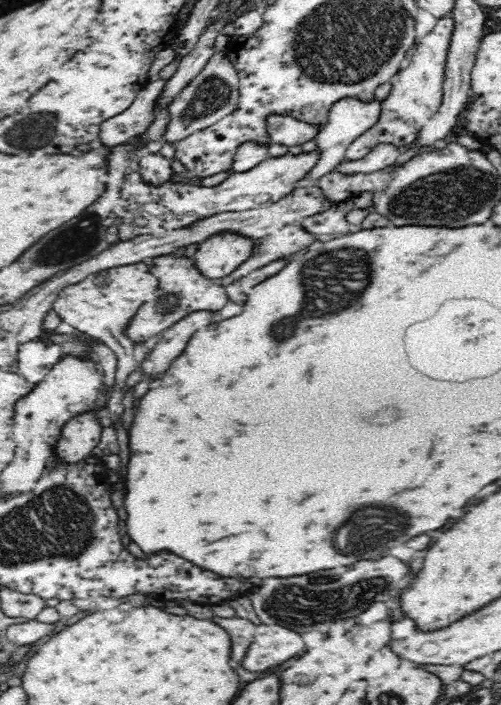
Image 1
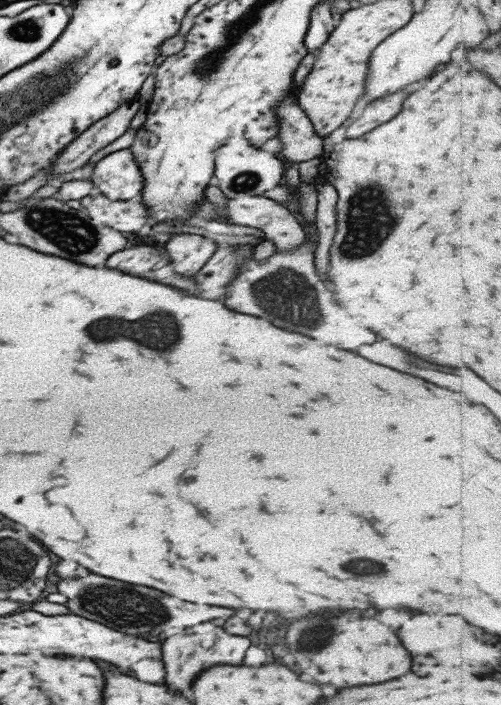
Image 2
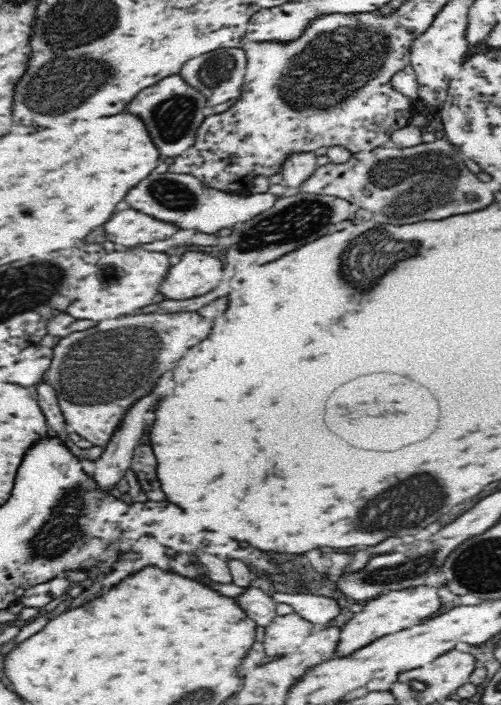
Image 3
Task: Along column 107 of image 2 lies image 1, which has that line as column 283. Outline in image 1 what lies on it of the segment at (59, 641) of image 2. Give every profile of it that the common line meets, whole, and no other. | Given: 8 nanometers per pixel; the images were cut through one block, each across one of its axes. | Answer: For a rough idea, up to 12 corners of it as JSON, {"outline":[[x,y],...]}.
{"outline":[[260,623],[244,658],[250,672],[268,670],[306,650],[302,635]]}

